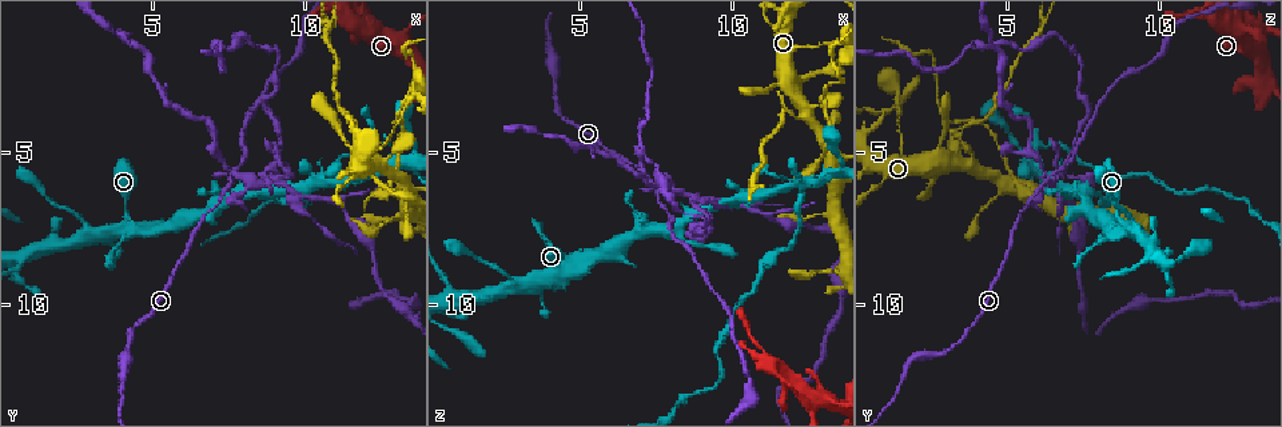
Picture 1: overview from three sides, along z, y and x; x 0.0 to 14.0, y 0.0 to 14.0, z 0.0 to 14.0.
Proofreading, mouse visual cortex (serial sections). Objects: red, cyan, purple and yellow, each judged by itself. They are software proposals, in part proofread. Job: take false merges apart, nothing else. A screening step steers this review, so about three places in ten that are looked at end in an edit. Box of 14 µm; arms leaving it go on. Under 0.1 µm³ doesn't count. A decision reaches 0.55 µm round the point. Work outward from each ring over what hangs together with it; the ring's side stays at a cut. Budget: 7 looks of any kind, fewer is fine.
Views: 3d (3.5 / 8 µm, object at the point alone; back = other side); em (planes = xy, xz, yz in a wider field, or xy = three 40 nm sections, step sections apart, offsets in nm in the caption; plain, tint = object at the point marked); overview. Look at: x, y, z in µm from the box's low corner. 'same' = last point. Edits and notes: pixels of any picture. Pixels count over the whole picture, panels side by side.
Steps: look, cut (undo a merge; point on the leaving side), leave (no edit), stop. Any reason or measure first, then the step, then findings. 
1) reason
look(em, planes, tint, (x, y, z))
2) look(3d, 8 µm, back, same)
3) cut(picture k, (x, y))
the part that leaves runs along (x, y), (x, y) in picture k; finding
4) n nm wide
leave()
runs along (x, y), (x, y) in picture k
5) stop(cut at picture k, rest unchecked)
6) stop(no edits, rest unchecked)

look(3d, 3.5 µm, (4.2, 7.4, 9.0))

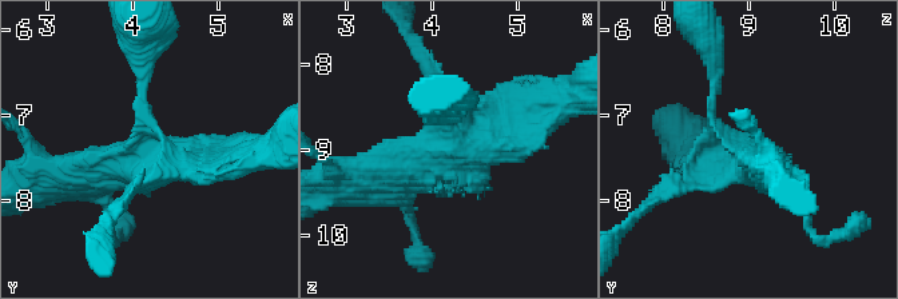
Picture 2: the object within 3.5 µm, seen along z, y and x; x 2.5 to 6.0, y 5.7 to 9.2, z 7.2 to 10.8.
look(em, xy, step 3, tint, (4.30, 7.30, 8.90))

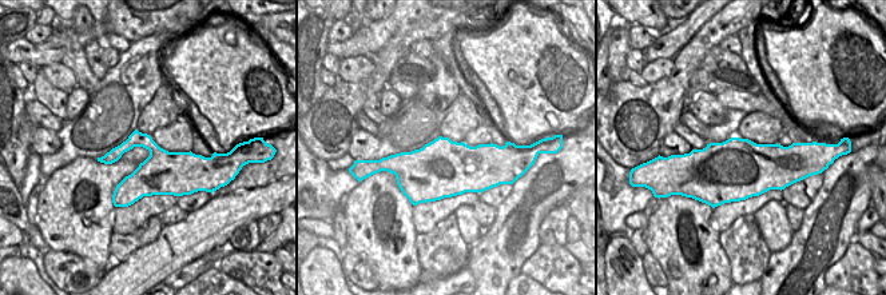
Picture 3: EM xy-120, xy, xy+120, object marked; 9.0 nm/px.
leave()
runs along (140, 68), (144, 126), (166, 151), (231, 159) in picture 2; all the same cell

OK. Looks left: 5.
abrupt turn
look(3d, 8 µm, (7.3, 6.2, 6.0))

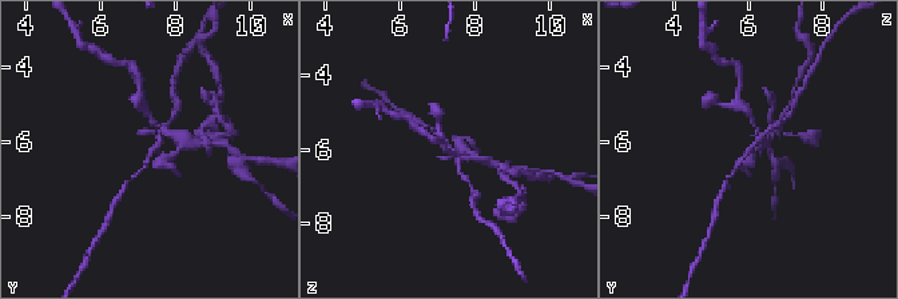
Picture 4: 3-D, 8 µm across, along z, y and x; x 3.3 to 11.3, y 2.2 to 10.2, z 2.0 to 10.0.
now the EM
look(em, xy, step 3, tint, (7.4, 6.3, 6.0))

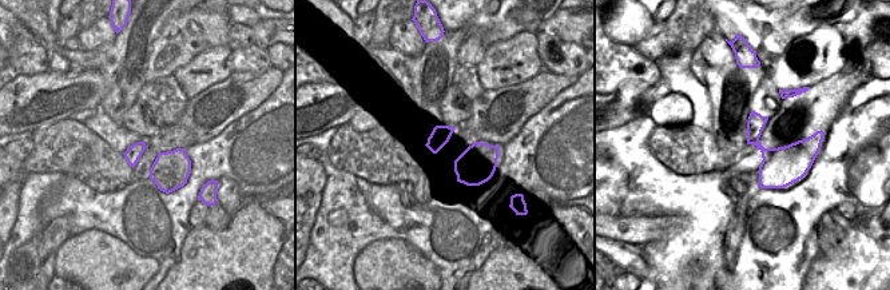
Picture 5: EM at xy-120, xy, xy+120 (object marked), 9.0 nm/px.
190 nm wide
cut(picture 4, (162, 164))
the part that leaves runs along (159, 155), (206, 143) in picture 4; a second cell is stuck on

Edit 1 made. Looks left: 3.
a narrow waist
look(3d, 3.5 µm, (12.6, 6.4, 5.8))

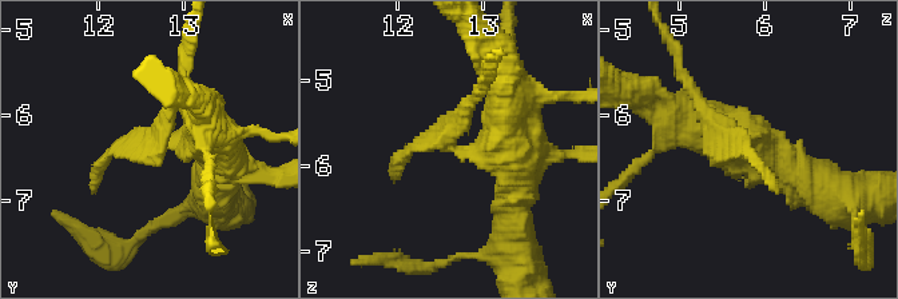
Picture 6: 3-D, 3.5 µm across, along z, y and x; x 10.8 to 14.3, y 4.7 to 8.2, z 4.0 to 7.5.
need the tissue
look(em, xy, step 3, tint, (12.65, 6.30, 5.80))

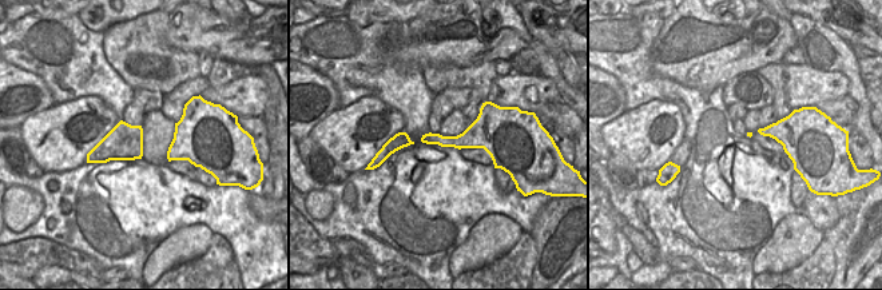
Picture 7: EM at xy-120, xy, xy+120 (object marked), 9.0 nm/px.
cut(picture 6, (114, 150))
the part that leaves runs along (457, 151), (449, 130), (485, 79) in picture 6; two cells meet here

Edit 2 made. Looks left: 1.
stop(cut at picture 4, cut at picture 6, rest unchecked)

